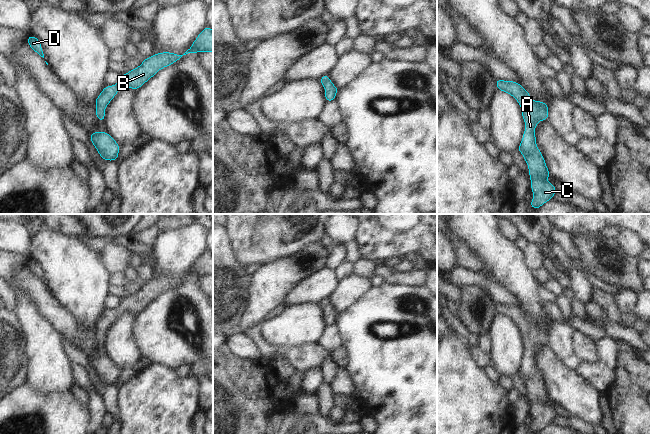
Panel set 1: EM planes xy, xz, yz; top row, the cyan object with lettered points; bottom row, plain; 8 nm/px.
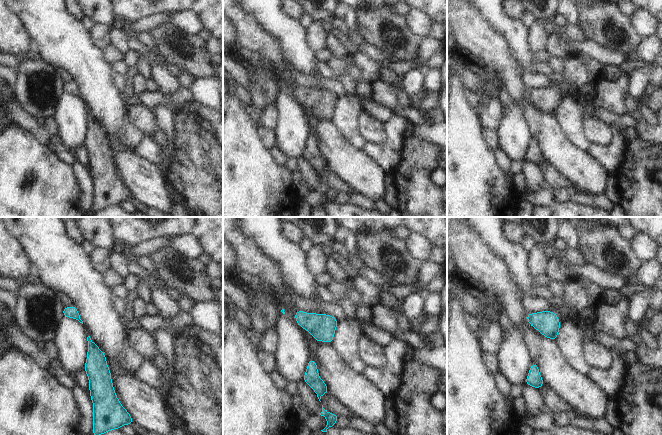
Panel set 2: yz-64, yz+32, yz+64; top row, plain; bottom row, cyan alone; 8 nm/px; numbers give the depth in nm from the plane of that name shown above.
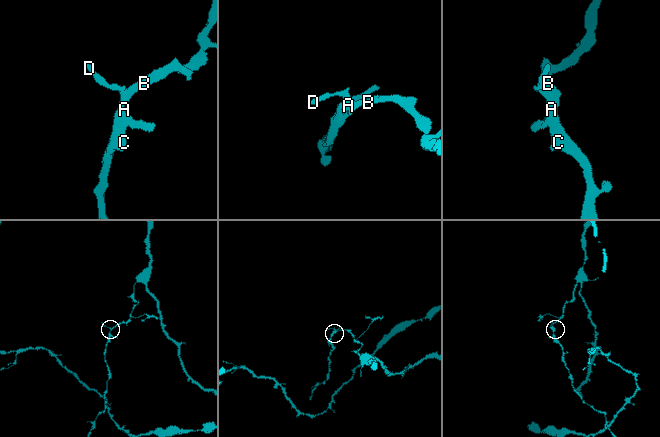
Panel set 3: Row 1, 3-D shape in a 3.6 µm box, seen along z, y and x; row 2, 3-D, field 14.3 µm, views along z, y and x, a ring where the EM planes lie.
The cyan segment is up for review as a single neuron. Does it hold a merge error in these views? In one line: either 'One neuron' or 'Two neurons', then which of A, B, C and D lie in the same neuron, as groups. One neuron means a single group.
One neuron. Groups: A B C D

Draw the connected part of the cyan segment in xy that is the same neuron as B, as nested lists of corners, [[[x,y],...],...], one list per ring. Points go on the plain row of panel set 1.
[[[171,276],[156,277],[145,282],[141,289],[121,299],[119,305],[113,310],[105,310],[100,319],[95,323],[95,338],[100,346],[105,344],[105,332],[114,323],[119,314],[132,312],[138,314],[159,294],[172,289],[183,279]]]

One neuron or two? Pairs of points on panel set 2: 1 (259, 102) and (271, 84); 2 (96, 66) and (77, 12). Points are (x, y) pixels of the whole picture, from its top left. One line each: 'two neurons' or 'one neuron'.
1: one neuron
2: two neurons

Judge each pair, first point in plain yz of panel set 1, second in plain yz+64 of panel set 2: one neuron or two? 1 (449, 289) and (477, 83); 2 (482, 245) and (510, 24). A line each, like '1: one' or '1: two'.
1: one
2: one

